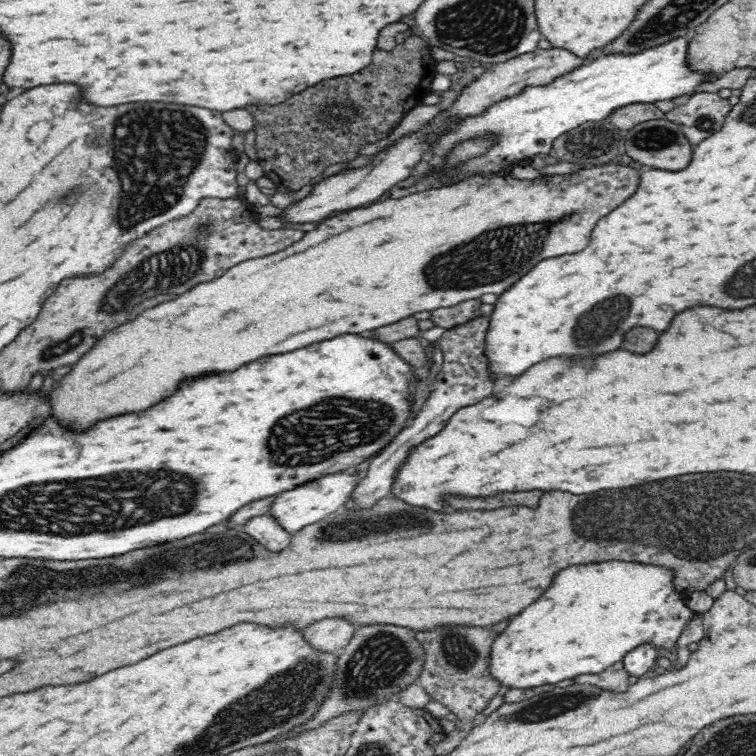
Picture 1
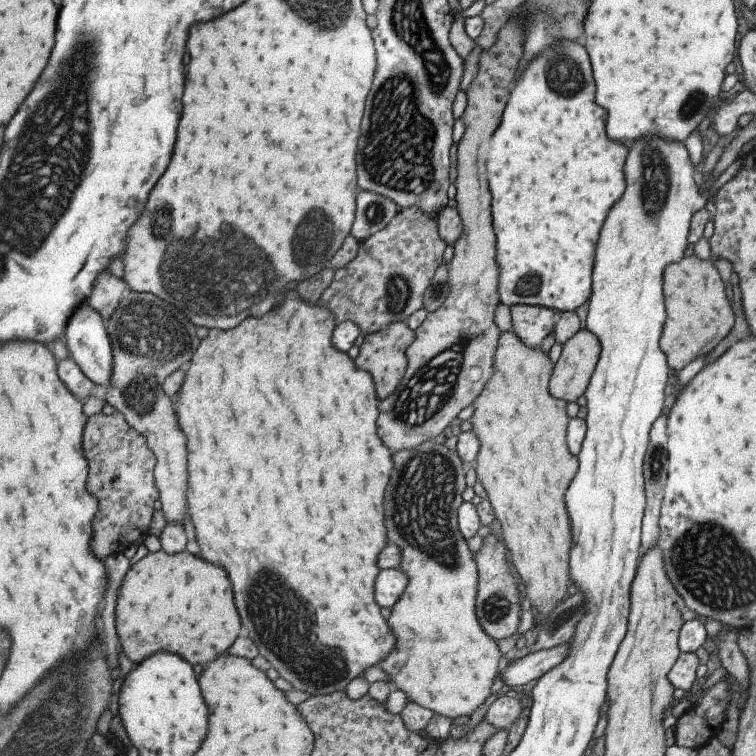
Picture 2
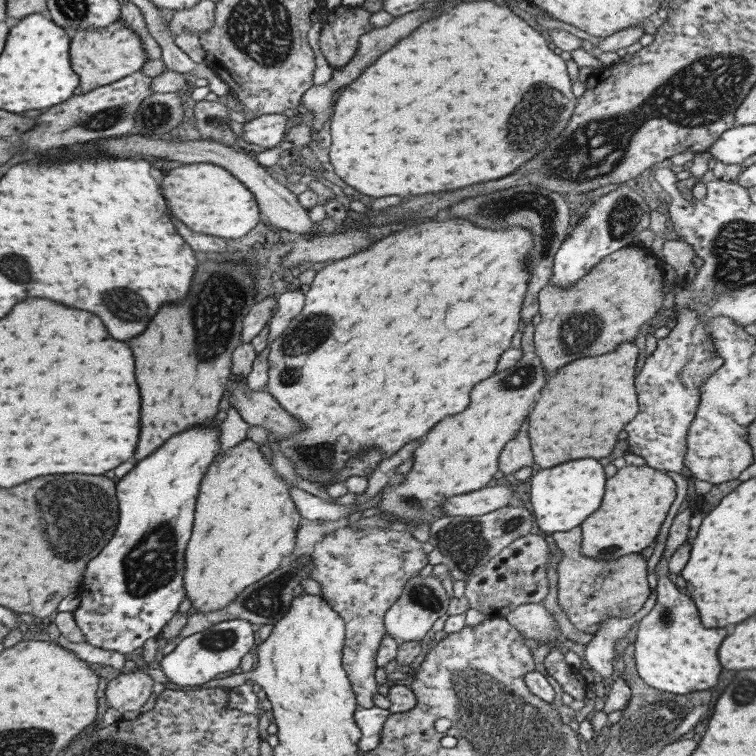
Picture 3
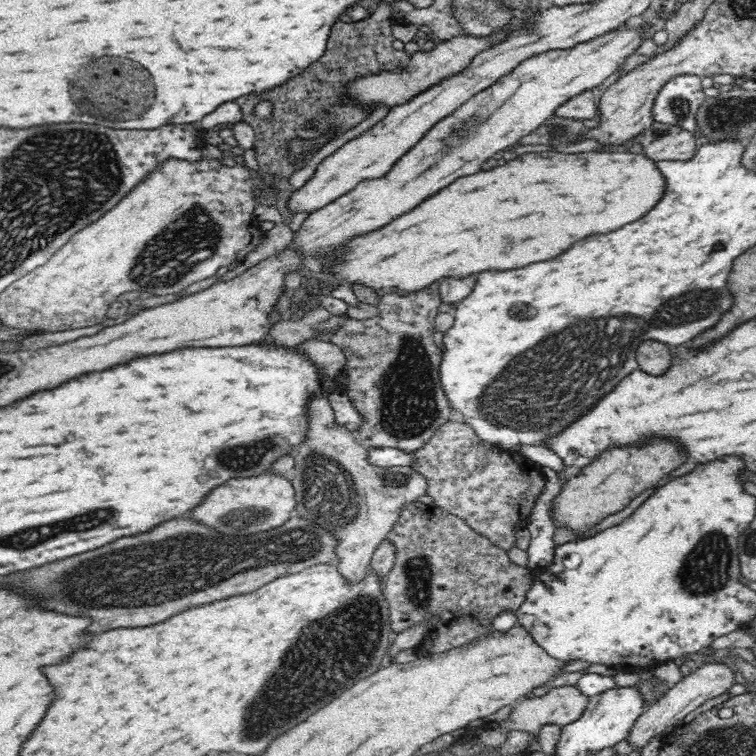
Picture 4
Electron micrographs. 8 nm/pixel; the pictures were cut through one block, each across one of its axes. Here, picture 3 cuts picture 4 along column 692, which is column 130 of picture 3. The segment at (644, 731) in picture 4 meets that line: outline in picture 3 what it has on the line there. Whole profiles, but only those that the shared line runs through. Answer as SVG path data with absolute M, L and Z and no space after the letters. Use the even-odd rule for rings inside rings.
M135 669L112 679L105 690L110 707L120 712L142 710L152 702L154 680L147 671Z

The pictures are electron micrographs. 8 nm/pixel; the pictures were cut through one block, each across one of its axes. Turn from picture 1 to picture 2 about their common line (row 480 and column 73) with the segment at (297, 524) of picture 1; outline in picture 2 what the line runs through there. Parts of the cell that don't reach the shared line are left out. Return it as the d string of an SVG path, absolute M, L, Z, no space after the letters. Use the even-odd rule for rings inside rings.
M86 301L80 303L68 319L65 326L67 349L69 356L72 357L80 370L91 380L93 384L104 384L108 386L111 383L111 372L113 369L112 347L108 336L106 320Z

